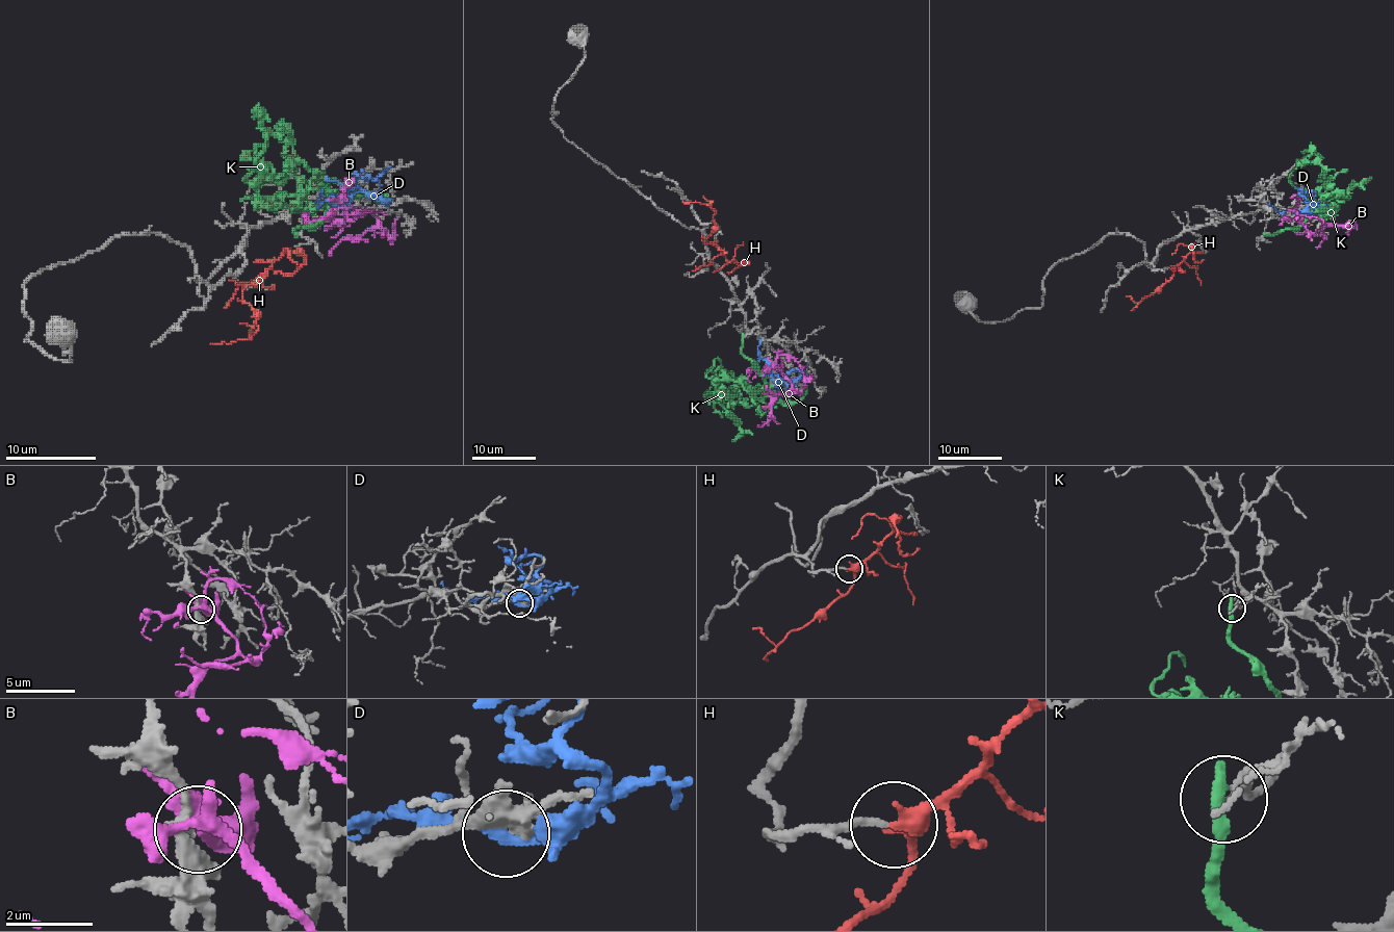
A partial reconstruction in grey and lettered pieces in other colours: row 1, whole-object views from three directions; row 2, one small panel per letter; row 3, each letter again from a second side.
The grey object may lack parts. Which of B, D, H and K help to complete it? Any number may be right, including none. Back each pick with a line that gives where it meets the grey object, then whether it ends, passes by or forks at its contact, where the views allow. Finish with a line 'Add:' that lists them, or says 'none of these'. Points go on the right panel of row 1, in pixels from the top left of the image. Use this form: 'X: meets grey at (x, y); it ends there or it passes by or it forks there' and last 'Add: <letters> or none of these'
H: meets grey at (1171, 268); it passes by
Add: H

